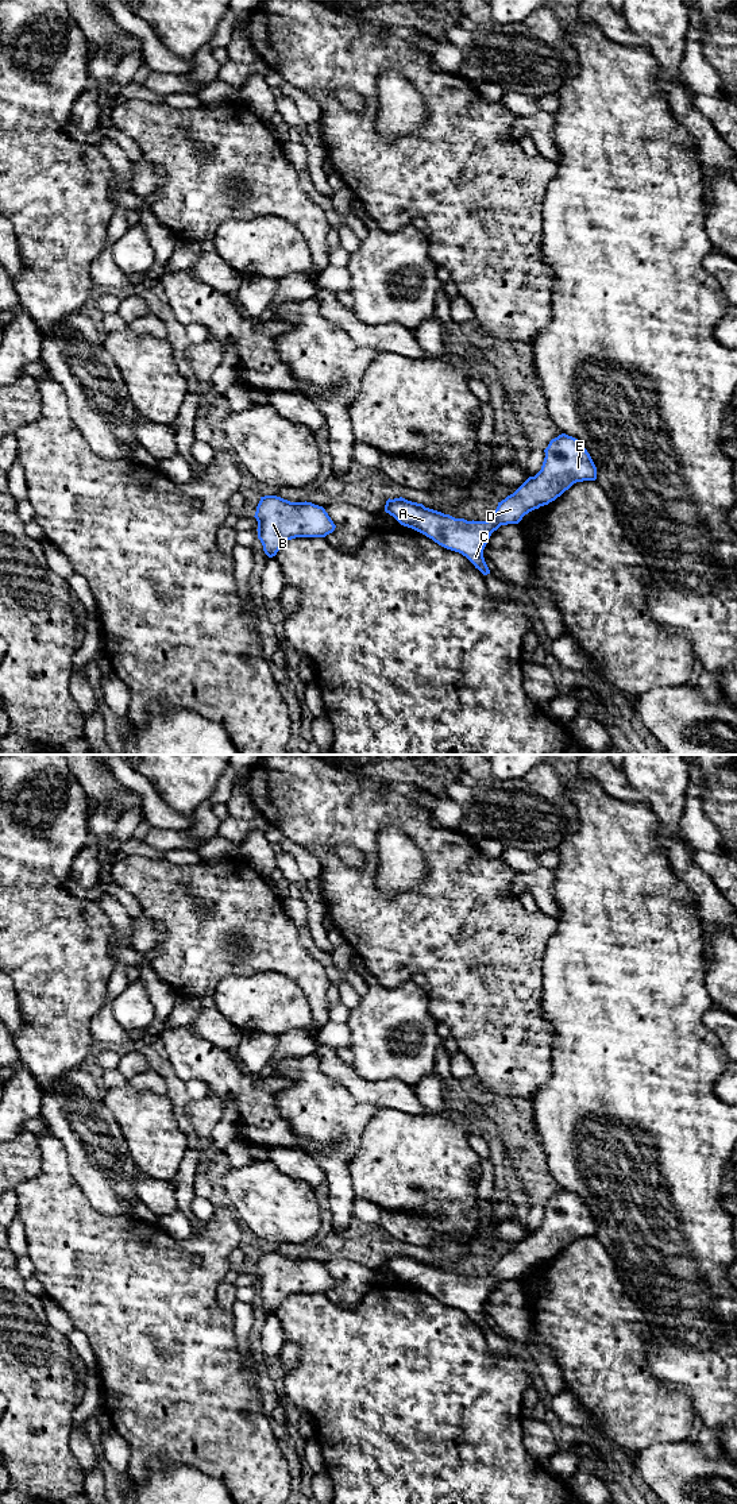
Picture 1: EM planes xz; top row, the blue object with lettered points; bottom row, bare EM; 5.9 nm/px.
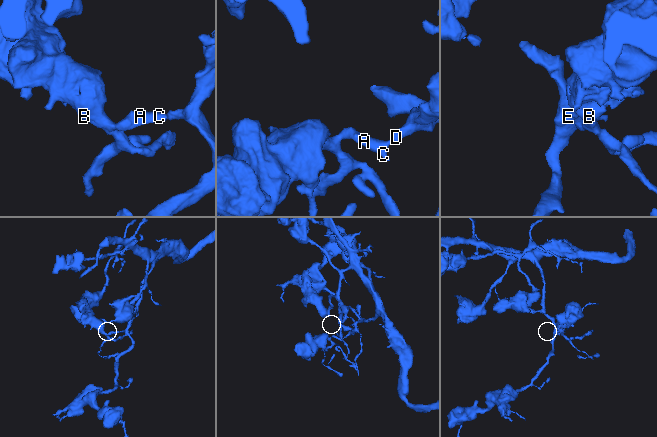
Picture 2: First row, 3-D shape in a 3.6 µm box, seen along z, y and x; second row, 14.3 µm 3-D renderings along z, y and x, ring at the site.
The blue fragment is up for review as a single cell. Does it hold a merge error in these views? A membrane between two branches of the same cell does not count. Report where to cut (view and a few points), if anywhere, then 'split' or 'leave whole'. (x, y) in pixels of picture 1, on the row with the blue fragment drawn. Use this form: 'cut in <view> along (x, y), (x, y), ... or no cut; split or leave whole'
no cut; leave whole

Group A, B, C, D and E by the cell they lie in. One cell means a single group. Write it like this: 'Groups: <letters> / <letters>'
Groups: A B C D E

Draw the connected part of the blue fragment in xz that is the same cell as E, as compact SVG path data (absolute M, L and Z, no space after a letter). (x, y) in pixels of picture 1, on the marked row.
M562 433L549 441L544 452L541 470L498 502L493 517L487 521L455 518L402 497L389 498L385 512L401 525L462 554L475 568L487 575L490 570L483 549L494 531L501 525L518 524L525 514L555 501L574 483L597 479L597 467L578 439Z

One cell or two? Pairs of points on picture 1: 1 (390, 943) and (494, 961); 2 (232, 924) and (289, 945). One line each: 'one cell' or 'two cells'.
1: one cell
2: one cell

